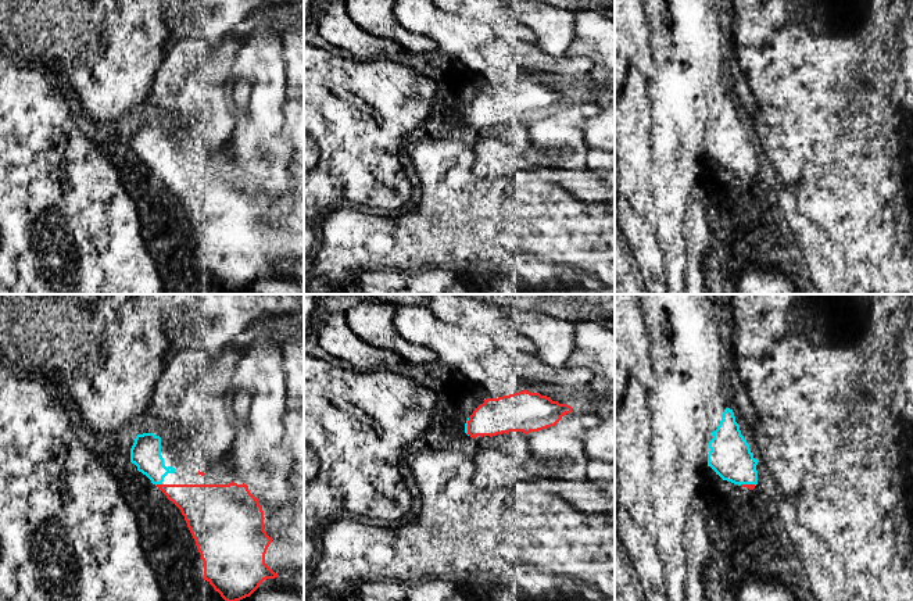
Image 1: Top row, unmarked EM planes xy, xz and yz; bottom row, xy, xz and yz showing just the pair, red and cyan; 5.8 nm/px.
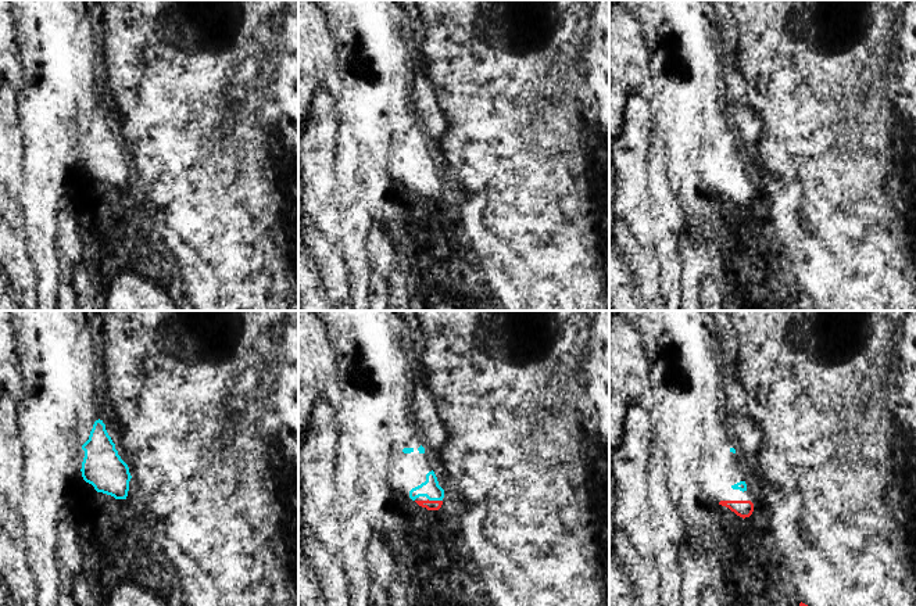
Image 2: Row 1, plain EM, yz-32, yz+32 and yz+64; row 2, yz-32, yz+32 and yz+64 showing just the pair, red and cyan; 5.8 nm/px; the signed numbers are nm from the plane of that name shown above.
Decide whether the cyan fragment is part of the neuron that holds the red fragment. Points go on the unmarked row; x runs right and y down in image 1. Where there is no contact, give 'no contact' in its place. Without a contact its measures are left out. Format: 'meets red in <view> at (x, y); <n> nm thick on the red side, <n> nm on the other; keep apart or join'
meets red in xy at (158, 174); 220 nm thick on the red side, 180 nm on the other; join

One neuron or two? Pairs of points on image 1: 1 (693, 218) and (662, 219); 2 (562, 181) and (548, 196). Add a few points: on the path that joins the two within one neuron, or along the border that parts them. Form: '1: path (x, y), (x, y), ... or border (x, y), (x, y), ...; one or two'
1: border (691, 195), (684, 214), (686, 246); two
2: border (536, 178), (555, 183), (584, 203); two

